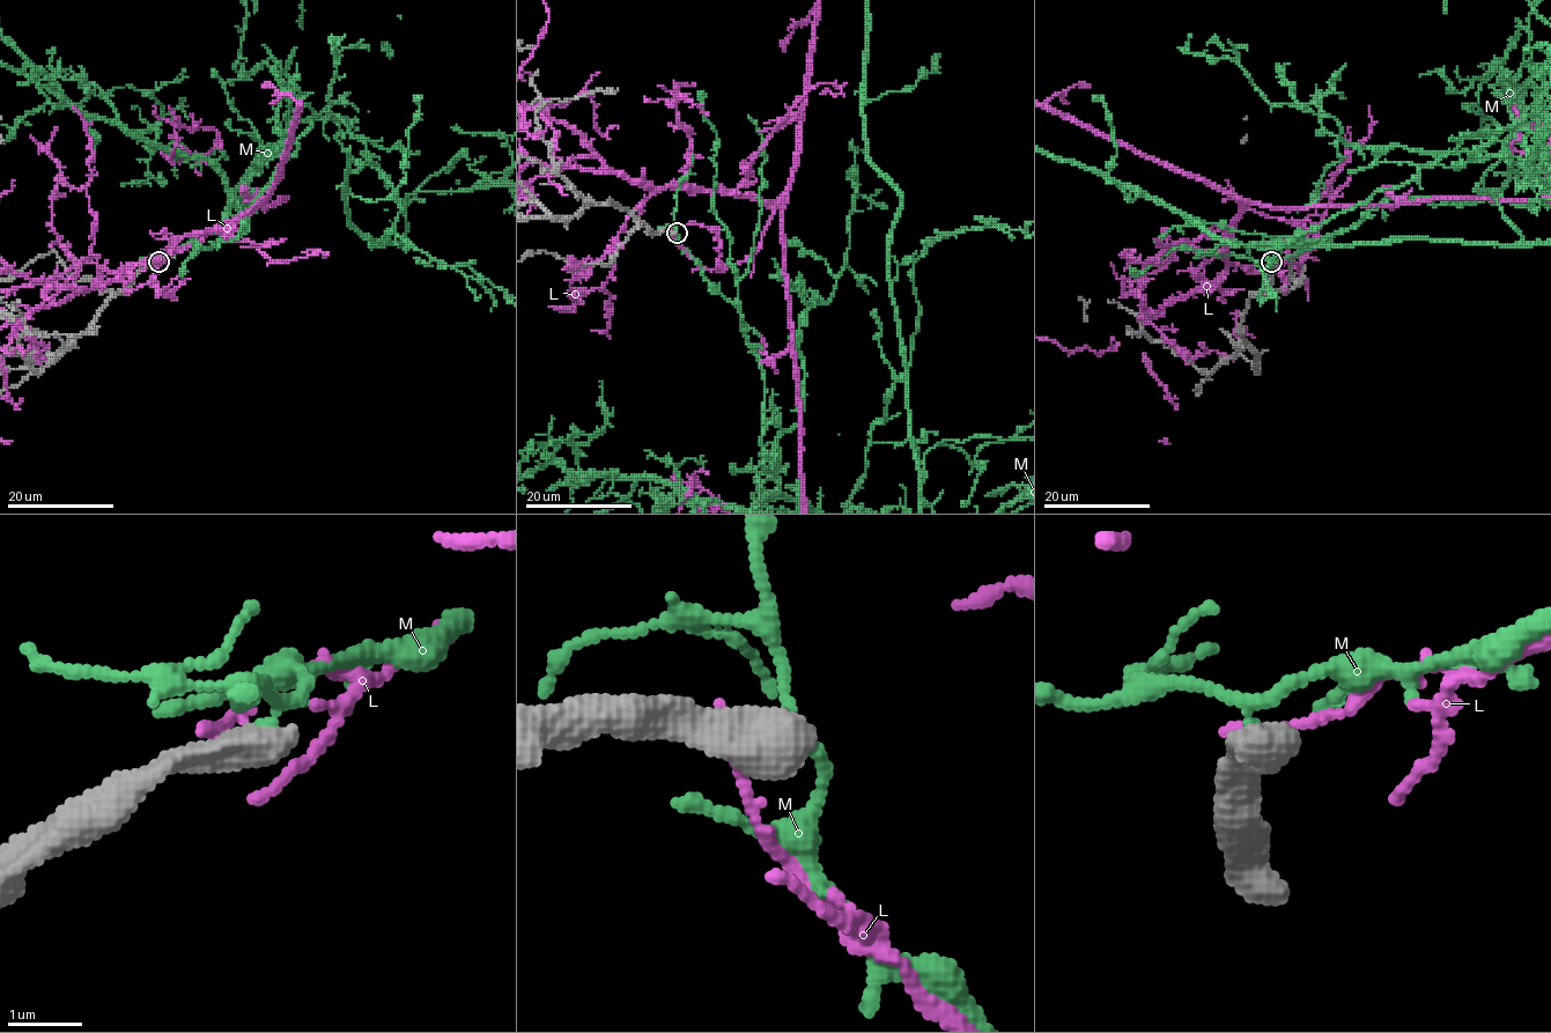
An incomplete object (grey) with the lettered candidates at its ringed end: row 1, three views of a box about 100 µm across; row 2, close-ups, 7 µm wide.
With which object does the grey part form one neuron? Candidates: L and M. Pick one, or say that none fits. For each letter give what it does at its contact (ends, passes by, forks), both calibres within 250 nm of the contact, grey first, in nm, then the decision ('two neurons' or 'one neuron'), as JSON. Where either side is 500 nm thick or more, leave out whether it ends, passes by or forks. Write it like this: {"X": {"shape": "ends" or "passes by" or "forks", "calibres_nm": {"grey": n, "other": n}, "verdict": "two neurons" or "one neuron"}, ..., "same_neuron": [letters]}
{"L": {"calibres_nm": {"grey": 650, "other": 180}, "verdict": "two neurons"}, "M": {"calibres_nm": {"grey": 600, "other": 120}, "verdict": "two neurons"}, "same_neuron": []}

